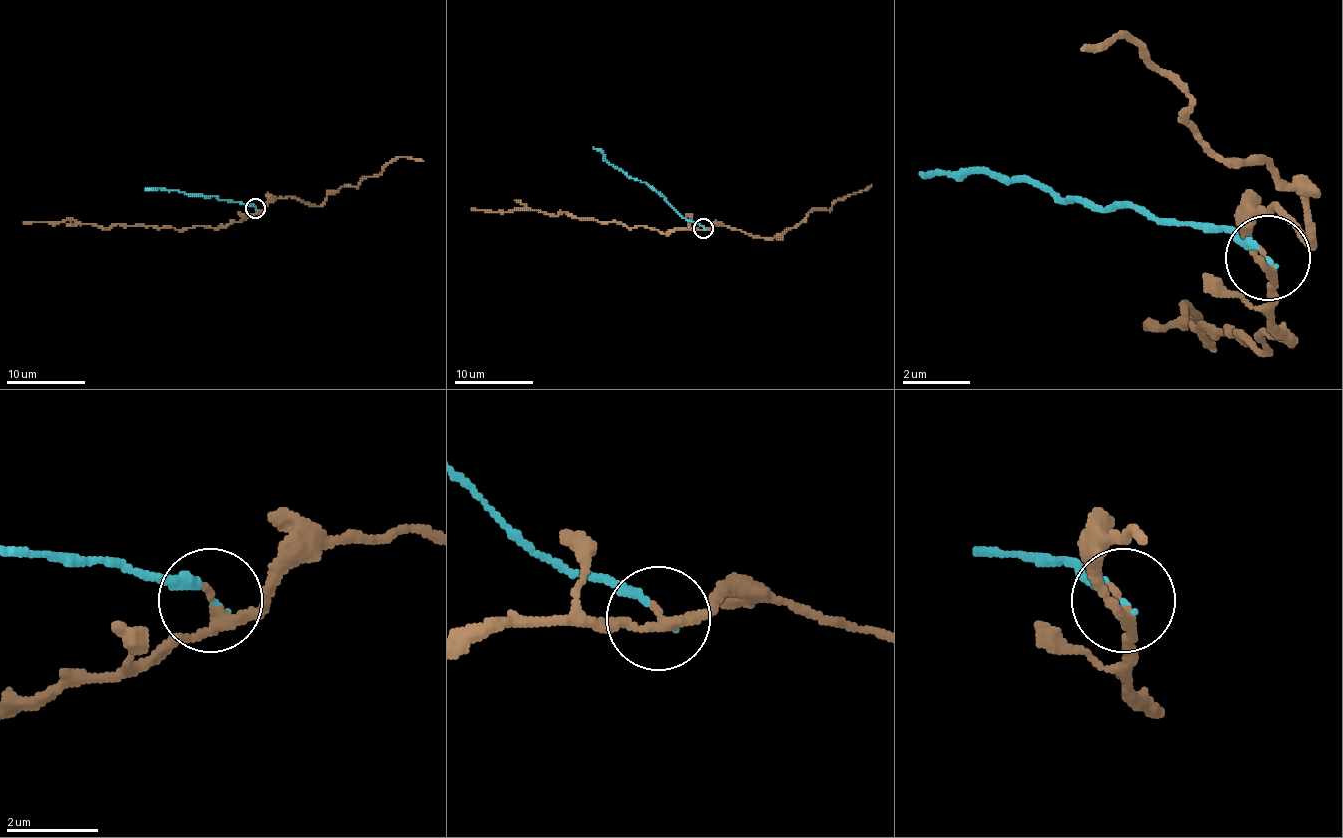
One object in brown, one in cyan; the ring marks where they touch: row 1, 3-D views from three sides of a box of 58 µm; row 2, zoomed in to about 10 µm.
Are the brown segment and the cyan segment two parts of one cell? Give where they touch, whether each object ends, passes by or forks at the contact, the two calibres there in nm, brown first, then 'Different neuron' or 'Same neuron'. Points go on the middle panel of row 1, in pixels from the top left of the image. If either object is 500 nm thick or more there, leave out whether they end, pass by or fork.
Place: (703, 228). At the ring brown passes by. At the ring cyan ends. Thickness 200 nm (brown) against 160 nm. Different neuron

